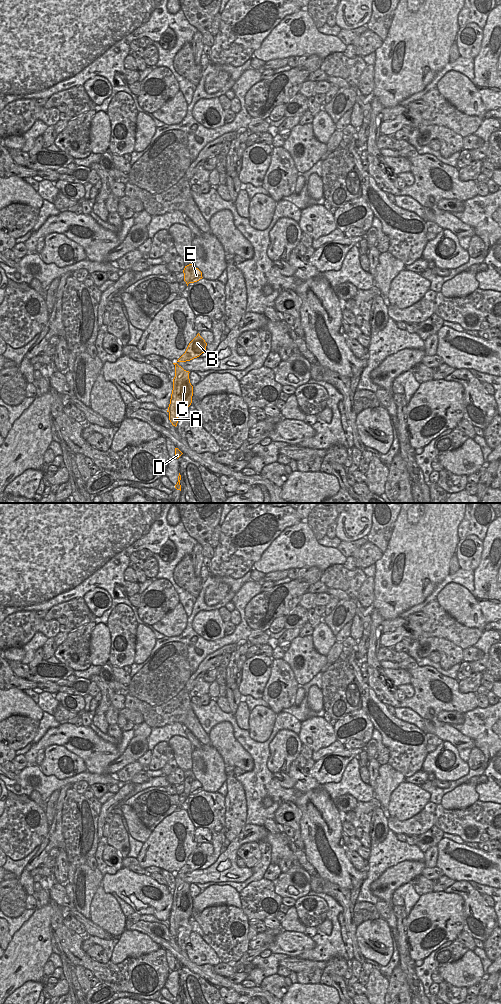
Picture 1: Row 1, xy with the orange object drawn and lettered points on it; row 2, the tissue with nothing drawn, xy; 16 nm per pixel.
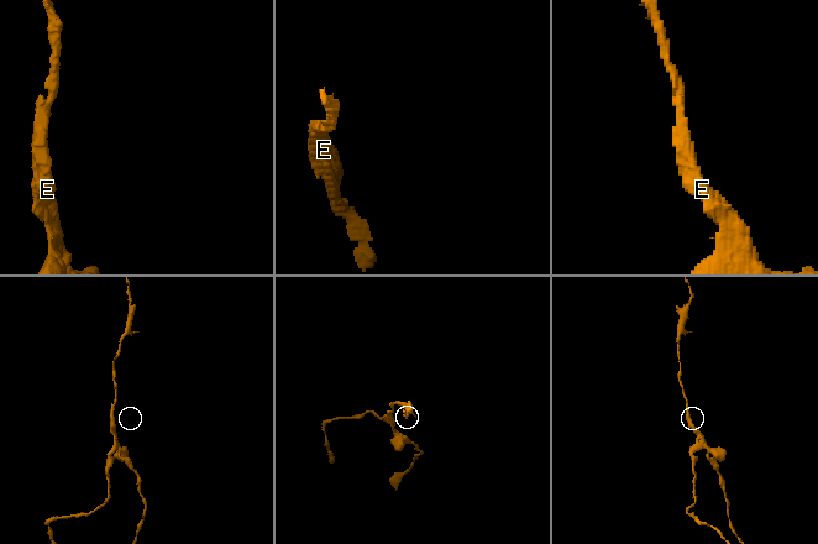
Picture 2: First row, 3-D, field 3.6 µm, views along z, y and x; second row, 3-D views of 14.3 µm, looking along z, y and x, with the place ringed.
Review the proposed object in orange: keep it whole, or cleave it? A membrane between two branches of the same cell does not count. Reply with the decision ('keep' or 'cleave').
cleave

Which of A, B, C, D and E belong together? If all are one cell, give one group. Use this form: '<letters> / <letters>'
A B C D / E

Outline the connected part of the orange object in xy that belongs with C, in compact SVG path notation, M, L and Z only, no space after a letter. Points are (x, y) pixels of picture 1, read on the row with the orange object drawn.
M198 333L189 343L185 353L178 359L175 365L175 377L173 379L173 390L167 412L173 426L177 426L178 417L182 409L189 407L192 403L193 386L190 383L189 371L179 366L178 362L190 361L199 357L206 350L207 343Z

